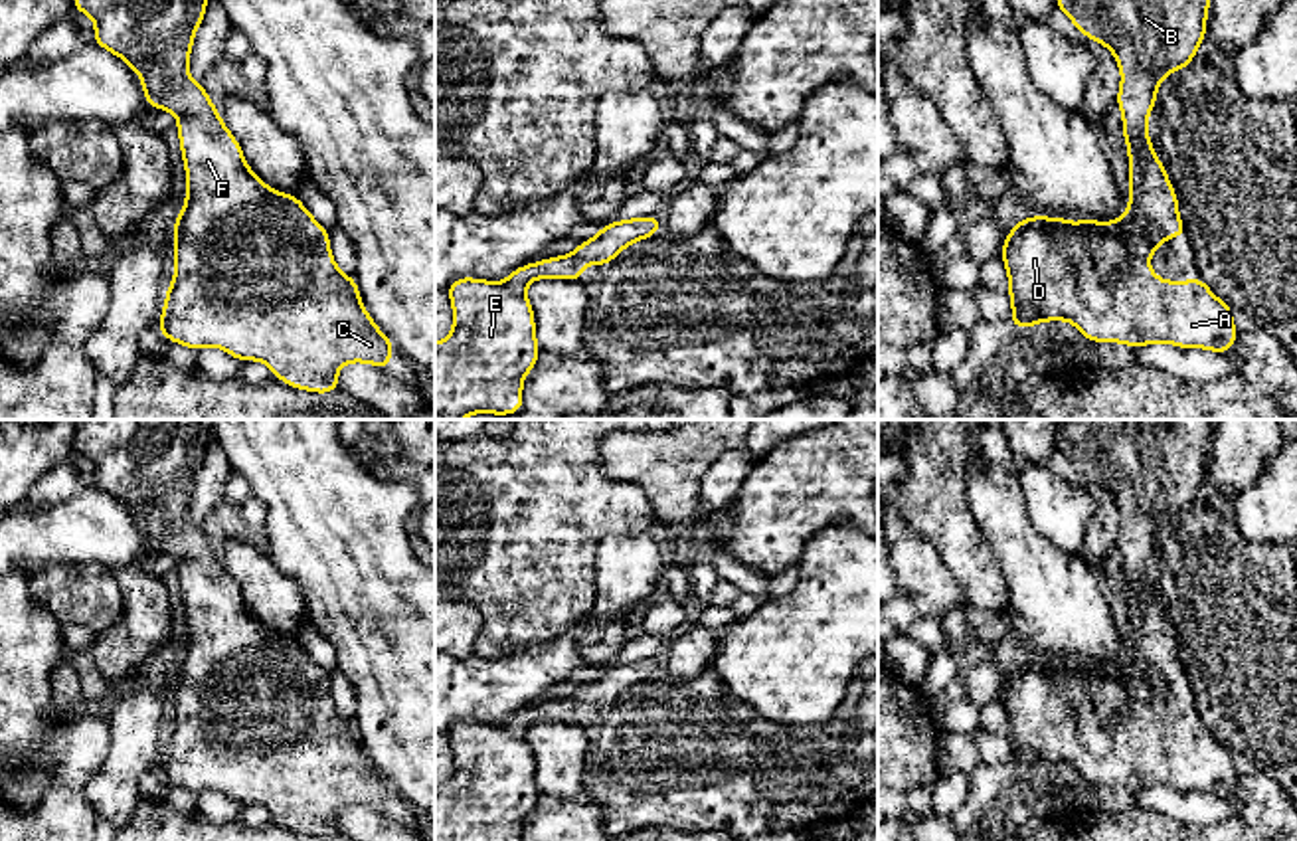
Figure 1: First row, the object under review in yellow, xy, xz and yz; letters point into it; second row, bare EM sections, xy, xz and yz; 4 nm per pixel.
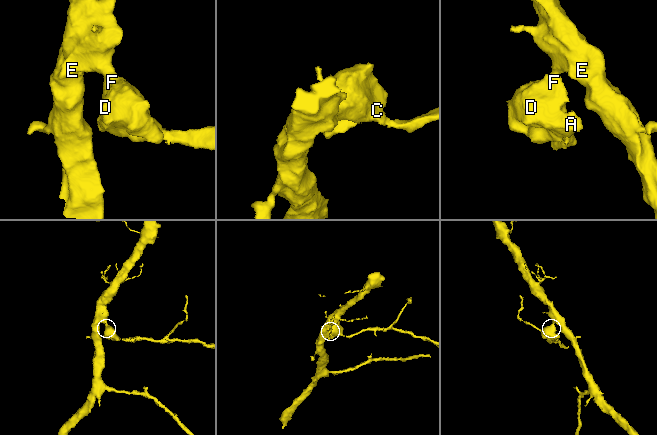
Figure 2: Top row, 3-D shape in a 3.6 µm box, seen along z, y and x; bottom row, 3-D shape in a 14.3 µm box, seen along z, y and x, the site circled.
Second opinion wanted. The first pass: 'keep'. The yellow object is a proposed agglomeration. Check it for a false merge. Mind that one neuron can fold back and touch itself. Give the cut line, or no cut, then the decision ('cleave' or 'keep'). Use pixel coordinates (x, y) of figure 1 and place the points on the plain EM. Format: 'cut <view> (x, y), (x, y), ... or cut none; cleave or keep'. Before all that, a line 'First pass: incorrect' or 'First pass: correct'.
First pass: correct
cut none; keep

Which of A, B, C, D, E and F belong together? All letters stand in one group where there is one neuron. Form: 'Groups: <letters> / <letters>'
Groups: A B C D E F

